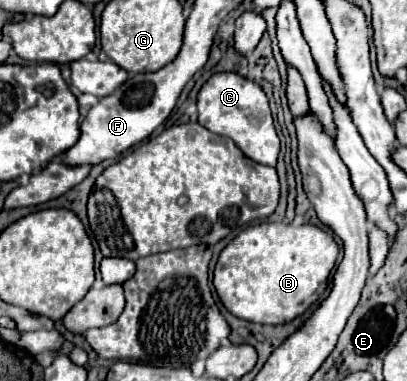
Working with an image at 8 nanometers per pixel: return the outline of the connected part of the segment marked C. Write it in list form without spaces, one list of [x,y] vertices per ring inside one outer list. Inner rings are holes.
[[[216,72],[200,88],[196,106],[198,106],[198,124],[208,128],[210,132],[232,138],[234,144],[242,148],[242,152],[250,160],[266,166],[276,166],[280,140],[272,124],[268,98],[254,80],[248,80],[236,72]]]

